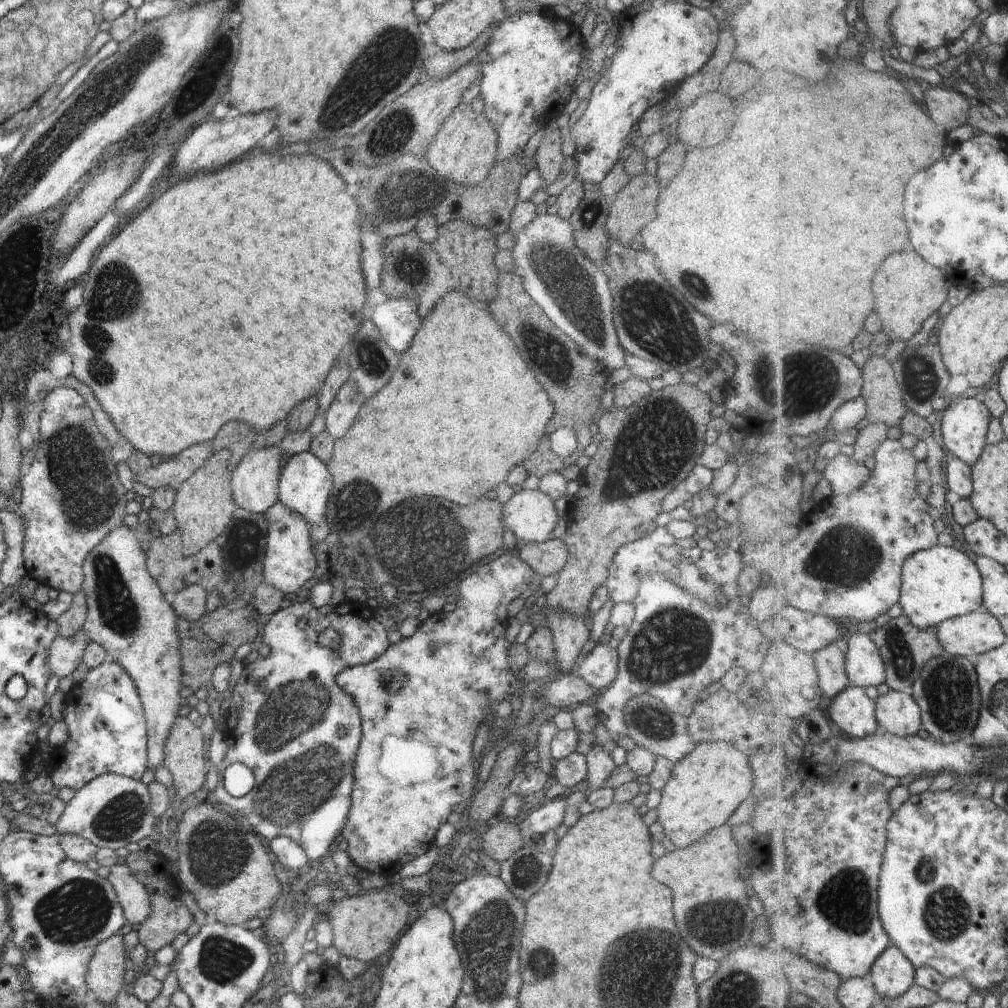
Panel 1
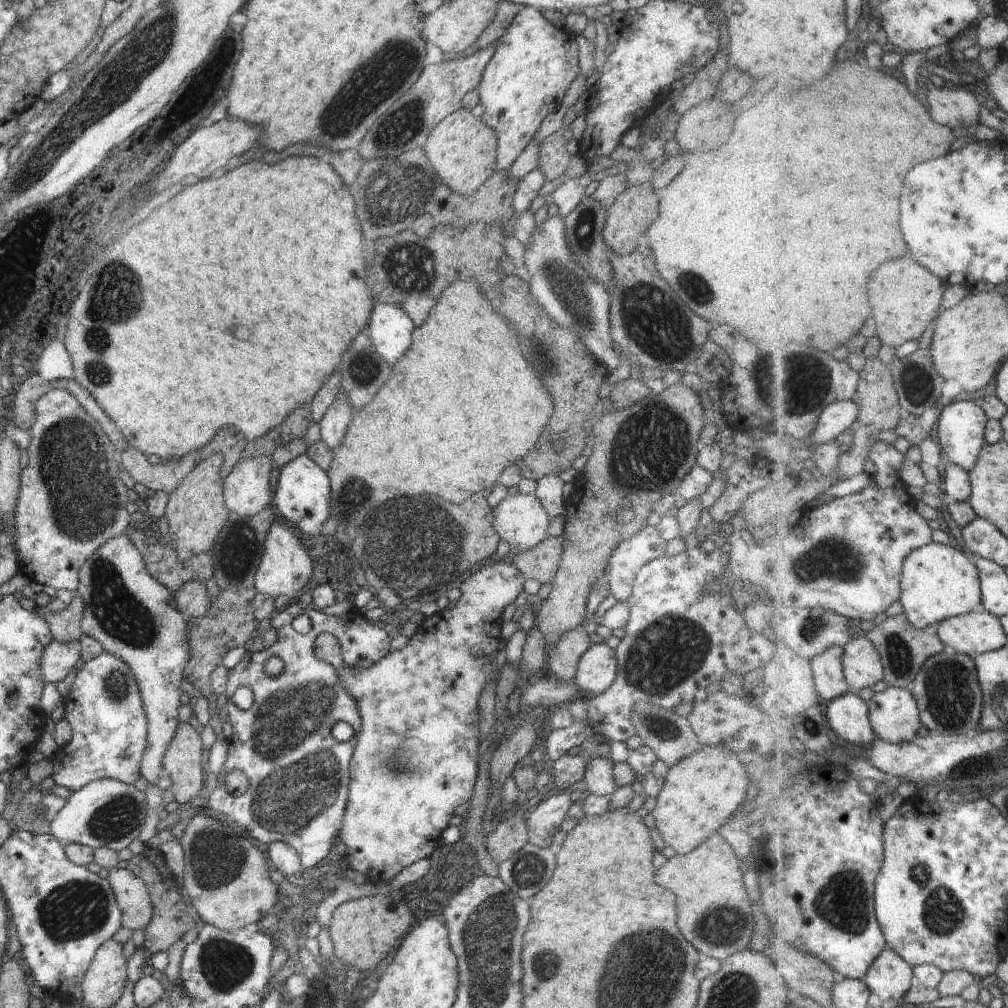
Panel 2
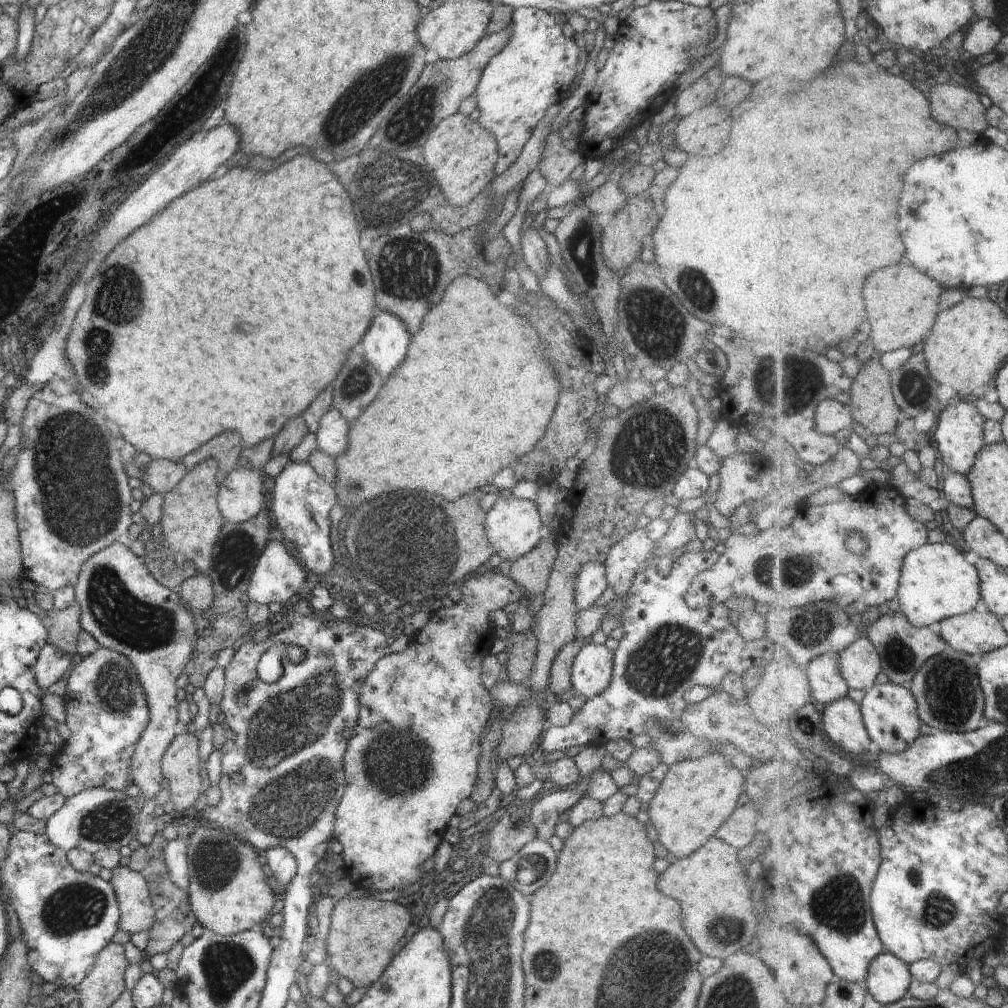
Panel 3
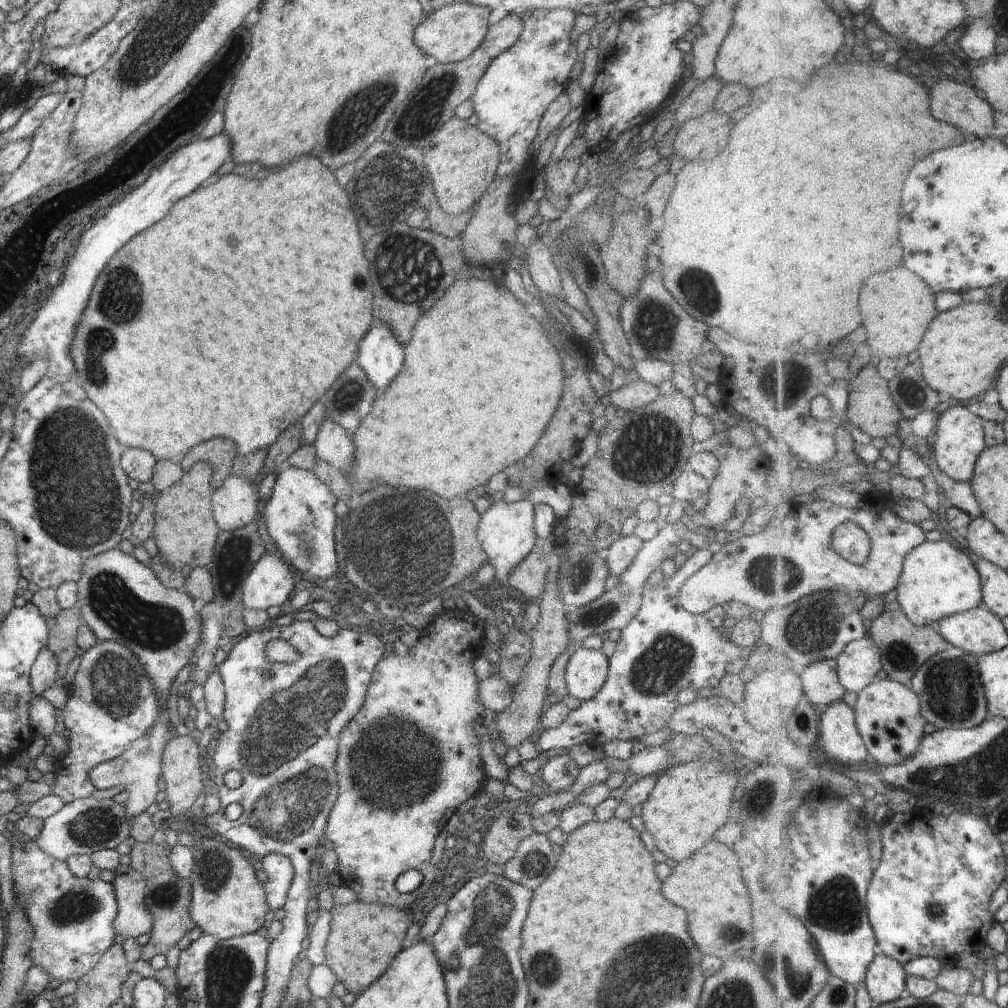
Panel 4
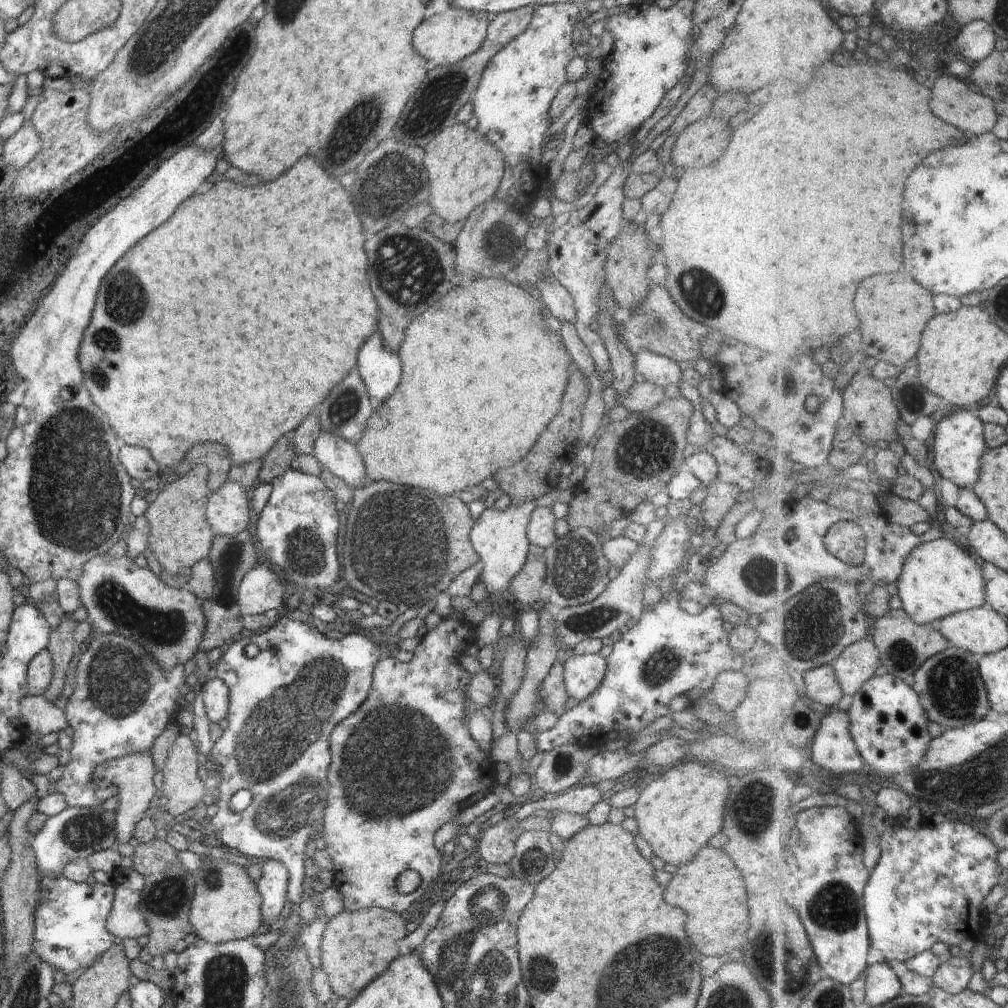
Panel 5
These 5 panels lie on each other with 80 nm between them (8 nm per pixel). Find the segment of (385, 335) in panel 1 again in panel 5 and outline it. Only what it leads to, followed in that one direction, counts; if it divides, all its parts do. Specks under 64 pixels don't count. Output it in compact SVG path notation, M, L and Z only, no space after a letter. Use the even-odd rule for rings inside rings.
M378 330L360 347L356 371L374 405L387 401L399 385L403 366L400 353L389 349Z

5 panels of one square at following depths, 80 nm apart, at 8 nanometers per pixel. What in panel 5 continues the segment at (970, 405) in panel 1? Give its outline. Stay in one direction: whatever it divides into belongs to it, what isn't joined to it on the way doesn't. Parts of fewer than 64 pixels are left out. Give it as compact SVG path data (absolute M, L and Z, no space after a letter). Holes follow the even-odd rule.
M972 410L948 413L938 424L935 435L935 463L939 472L960 488L974 486L980 478L983 456L988 452L985 422Z

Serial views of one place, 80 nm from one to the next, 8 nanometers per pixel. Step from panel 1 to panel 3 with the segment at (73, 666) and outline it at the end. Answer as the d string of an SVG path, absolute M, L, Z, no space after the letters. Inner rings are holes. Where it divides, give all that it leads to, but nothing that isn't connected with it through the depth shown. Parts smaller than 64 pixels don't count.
M47 643L40 654L34 668L37 686L44 692L58 682L72 666L73 654L64 653L52 644Z

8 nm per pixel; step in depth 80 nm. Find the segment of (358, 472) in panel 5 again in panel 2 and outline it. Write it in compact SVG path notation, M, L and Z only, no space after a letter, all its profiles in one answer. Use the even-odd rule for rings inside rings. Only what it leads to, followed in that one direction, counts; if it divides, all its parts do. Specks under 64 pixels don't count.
M340 392L319 422L320 439L330 450L336 450L352 421L352 406L346 394Z

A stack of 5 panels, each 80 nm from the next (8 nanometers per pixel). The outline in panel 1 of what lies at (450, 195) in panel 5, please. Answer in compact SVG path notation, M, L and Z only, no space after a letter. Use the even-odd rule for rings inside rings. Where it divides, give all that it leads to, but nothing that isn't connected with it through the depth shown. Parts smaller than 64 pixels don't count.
M461 103L442 124L434 142L428 148L428 162L443 178L472 188L480 185L494 167L497 158L498 138L492 124L482 113L475 112L470 105Z

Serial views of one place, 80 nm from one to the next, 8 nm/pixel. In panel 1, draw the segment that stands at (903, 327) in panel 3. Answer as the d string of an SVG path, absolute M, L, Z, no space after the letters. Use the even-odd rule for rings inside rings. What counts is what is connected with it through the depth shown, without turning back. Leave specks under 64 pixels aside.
M916 250L902 252L888 258L882 266L880 274L876 276L876 296L878 296L878 310L882 312L886 332L891 340L900 340L908 343L911 338L924 327L924 322L938 312L943 314L947 309L948 280L942 270L934 264L926 262Z

